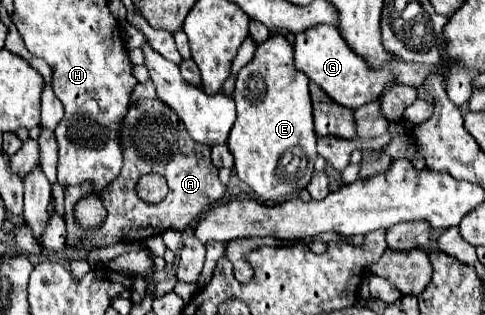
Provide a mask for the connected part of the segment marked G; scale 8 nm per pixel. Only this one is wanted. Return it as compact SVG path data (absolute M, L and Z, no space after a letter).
M316 25L312 29L296 33L296 37L294 37L294 67L298 71L306 73L308 79L314 81L318 87L322 87L324 93L332 101L336 101L348 109L358 109L364 103L378 99L378 95L382 93L384 85L390 79L396 79L396 83L420 87L426 81L426 75L442 77L442 71L446 71L446 67L442 67L442 63L438 63L438 67L434 67L434 71L430 71L430 67L422 67L418 63L402 63L398 59L384 65L382 69L370 69L368 63L346 45L346 41L340 37L340 31L332 25Z

